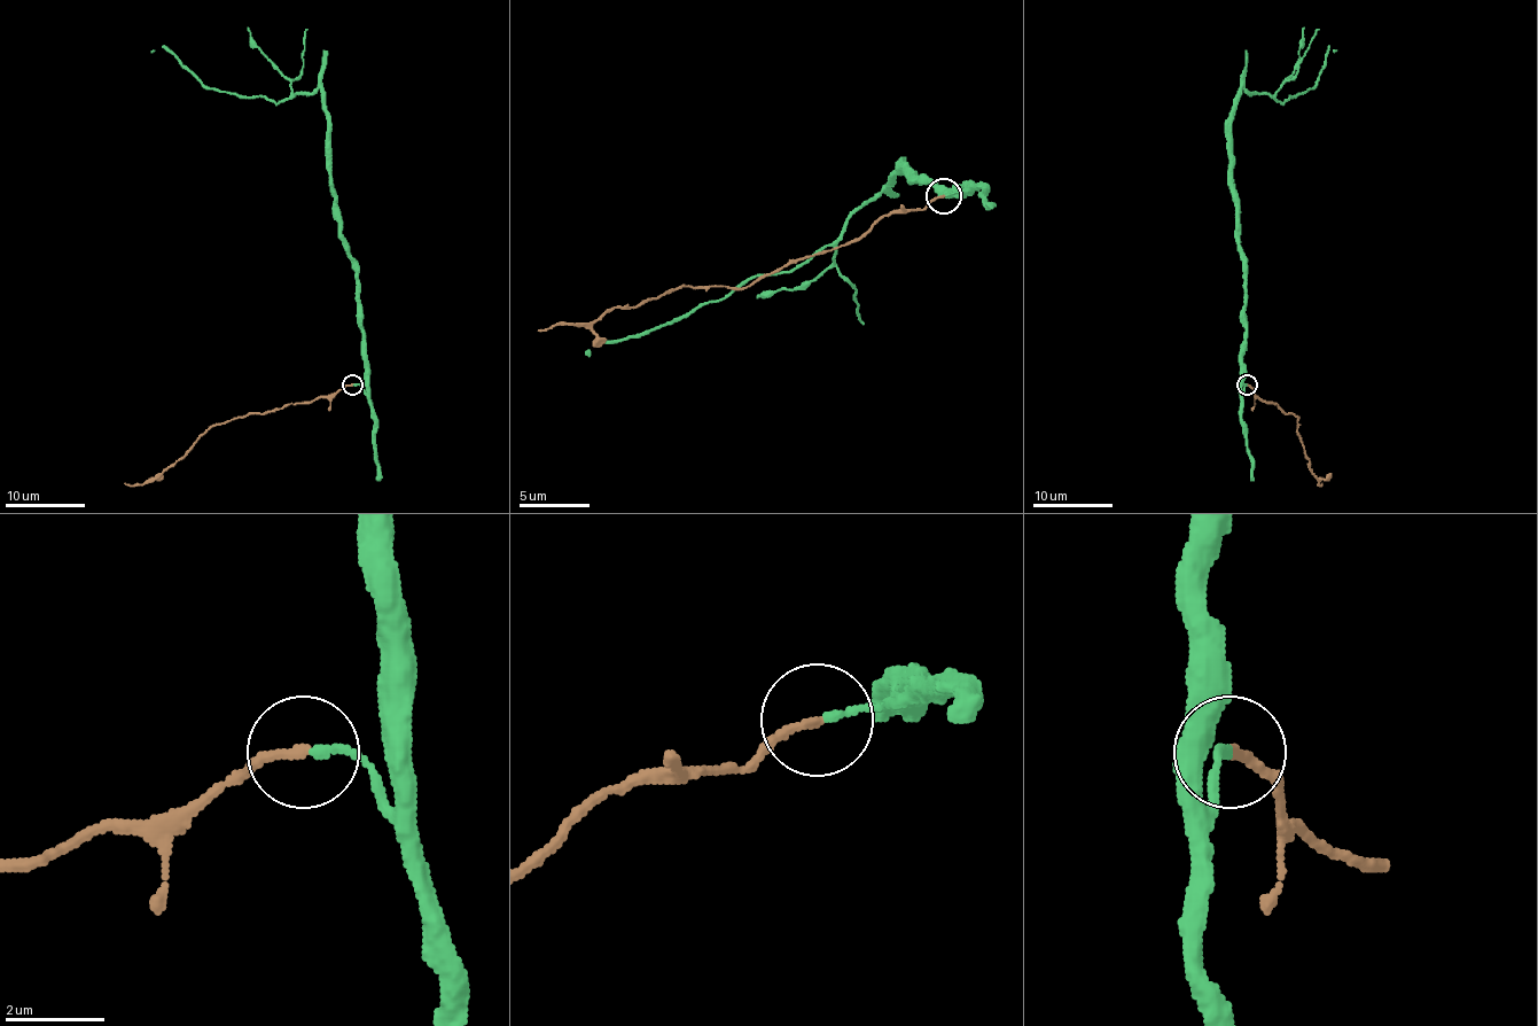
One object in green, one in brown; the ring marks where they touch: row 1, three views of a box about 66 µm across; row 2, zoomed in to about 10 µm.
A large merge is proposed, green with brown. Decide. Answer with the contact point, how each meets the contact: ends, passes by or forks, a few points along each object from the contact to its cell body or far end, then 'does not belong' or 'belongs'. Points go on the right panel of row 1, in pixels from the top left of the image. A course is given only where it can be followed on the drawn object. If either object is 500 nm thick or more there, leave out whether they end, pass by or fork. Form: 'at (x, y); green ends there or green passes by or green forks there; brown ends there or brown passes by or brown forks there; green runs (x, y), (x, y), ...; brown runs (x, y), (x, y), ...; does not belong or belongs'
at (1247, 385); green ends there; brown ends there; green runs (1247, 385), (1244, 262), (1231, 184), (1231, 113), (1243, 88), (1282, 102), (1312, 88), (1328, 46), (1334, 53); brown runs (1247, 385), (1257, 397), (1298, 417), (1296, 433), (1309, 467), (1318, 479), (1318, 484), (1322, 482); belongs

